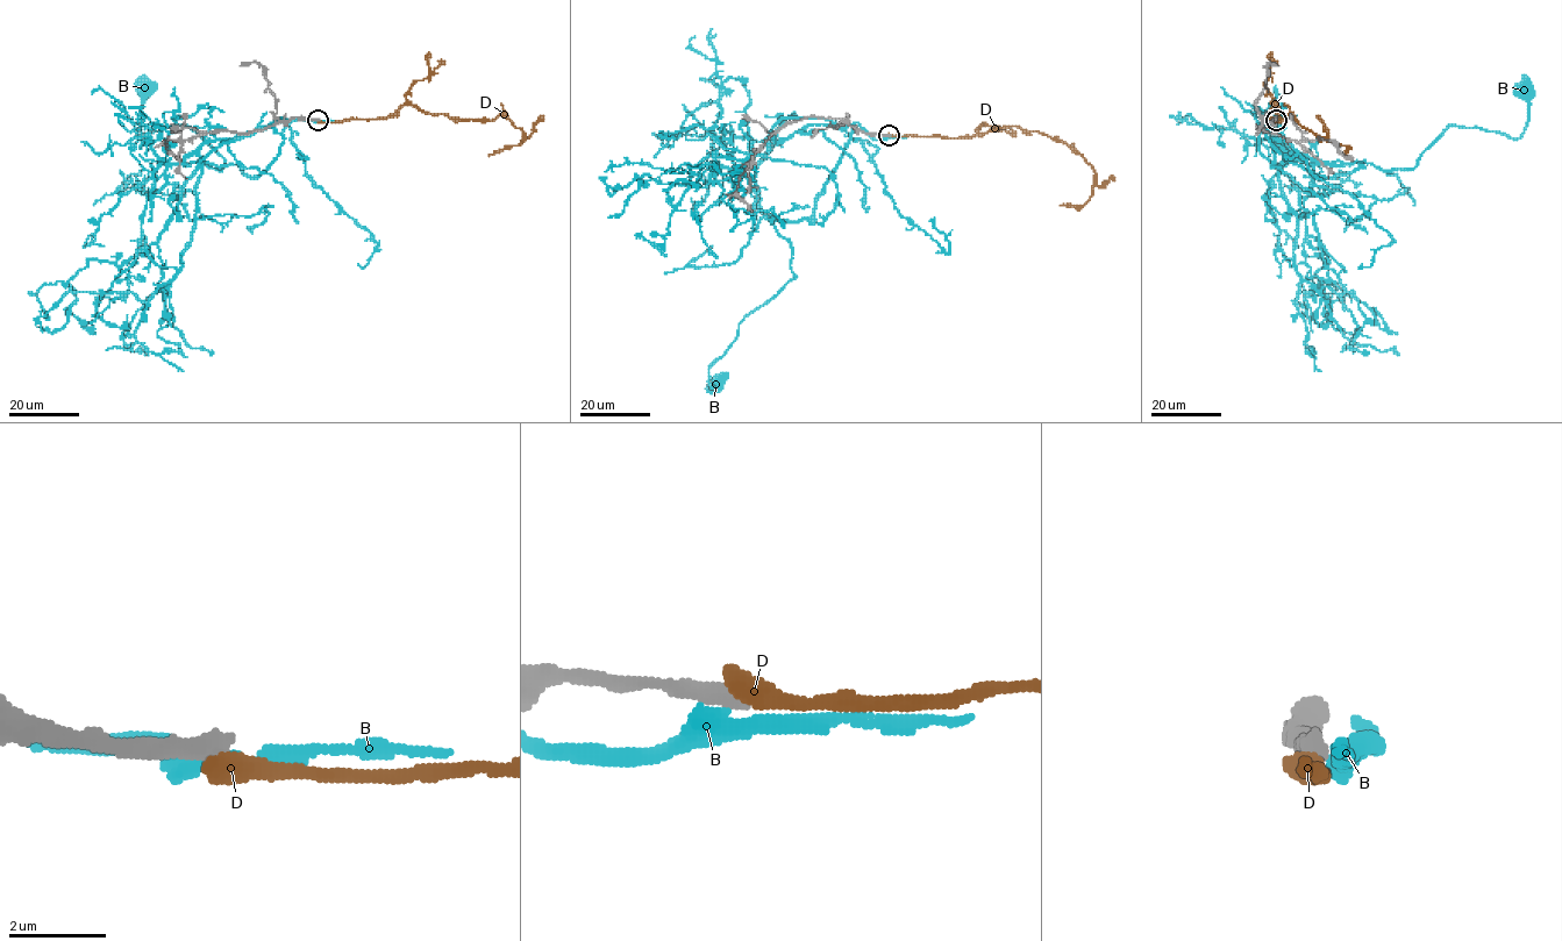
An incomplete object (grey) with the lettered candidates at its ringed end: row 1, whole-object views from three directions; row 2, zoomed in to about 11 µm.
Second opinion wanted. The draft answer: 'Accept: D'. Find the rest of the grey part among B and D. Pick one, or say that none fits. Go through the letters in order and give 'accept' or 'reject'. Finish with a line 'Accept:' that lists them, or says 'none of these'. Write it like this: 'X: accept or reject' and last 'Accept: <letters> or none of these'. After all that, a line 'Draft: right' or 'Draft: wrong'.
B: reject
D: reject
Accept: none of these
Draft: wrong

